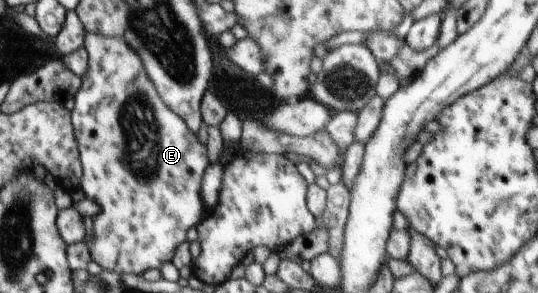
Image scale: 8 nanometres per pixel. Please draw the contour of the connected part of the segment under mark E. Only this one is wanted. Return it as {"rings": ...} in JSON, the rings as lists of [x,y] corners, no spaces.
{"rings":[[[85,32],[83,48],[89,56],[88,70],[81,78],[81,88],[75,95],[75,106],[71,111],[71,122],[75,126],[75,138],[79,144],[79,154],[83,166],[82,191],[85,198],[92,200],[97,206],[97,212],[92,216],[94,222],[94,234],[92,245],[89,246],[91,258],[103,270],[114,271],[116,273],[133,273],[142,275],[150,269],[158,269],[164,262],[171,262],[174,256],[174,250],[186,241],[186,232],[192,227],[196,227],[198,222],[202,221],[209,212],[200,198],[200,183],[206,167],[210,165],[207,154],[207,146],[200,143],[197,134],[188,129],[184,120],[178,114],[175,114],[164,105],[156,94],[156,88],[152,86],[152,82],[146,78],[148,74],[144,72],[144,66],[140,62],[140,56],[136,56],[134,50],[128,48],[128,42],[124,42],[124,38],[107,37],[106,35],[91,34]]]}

